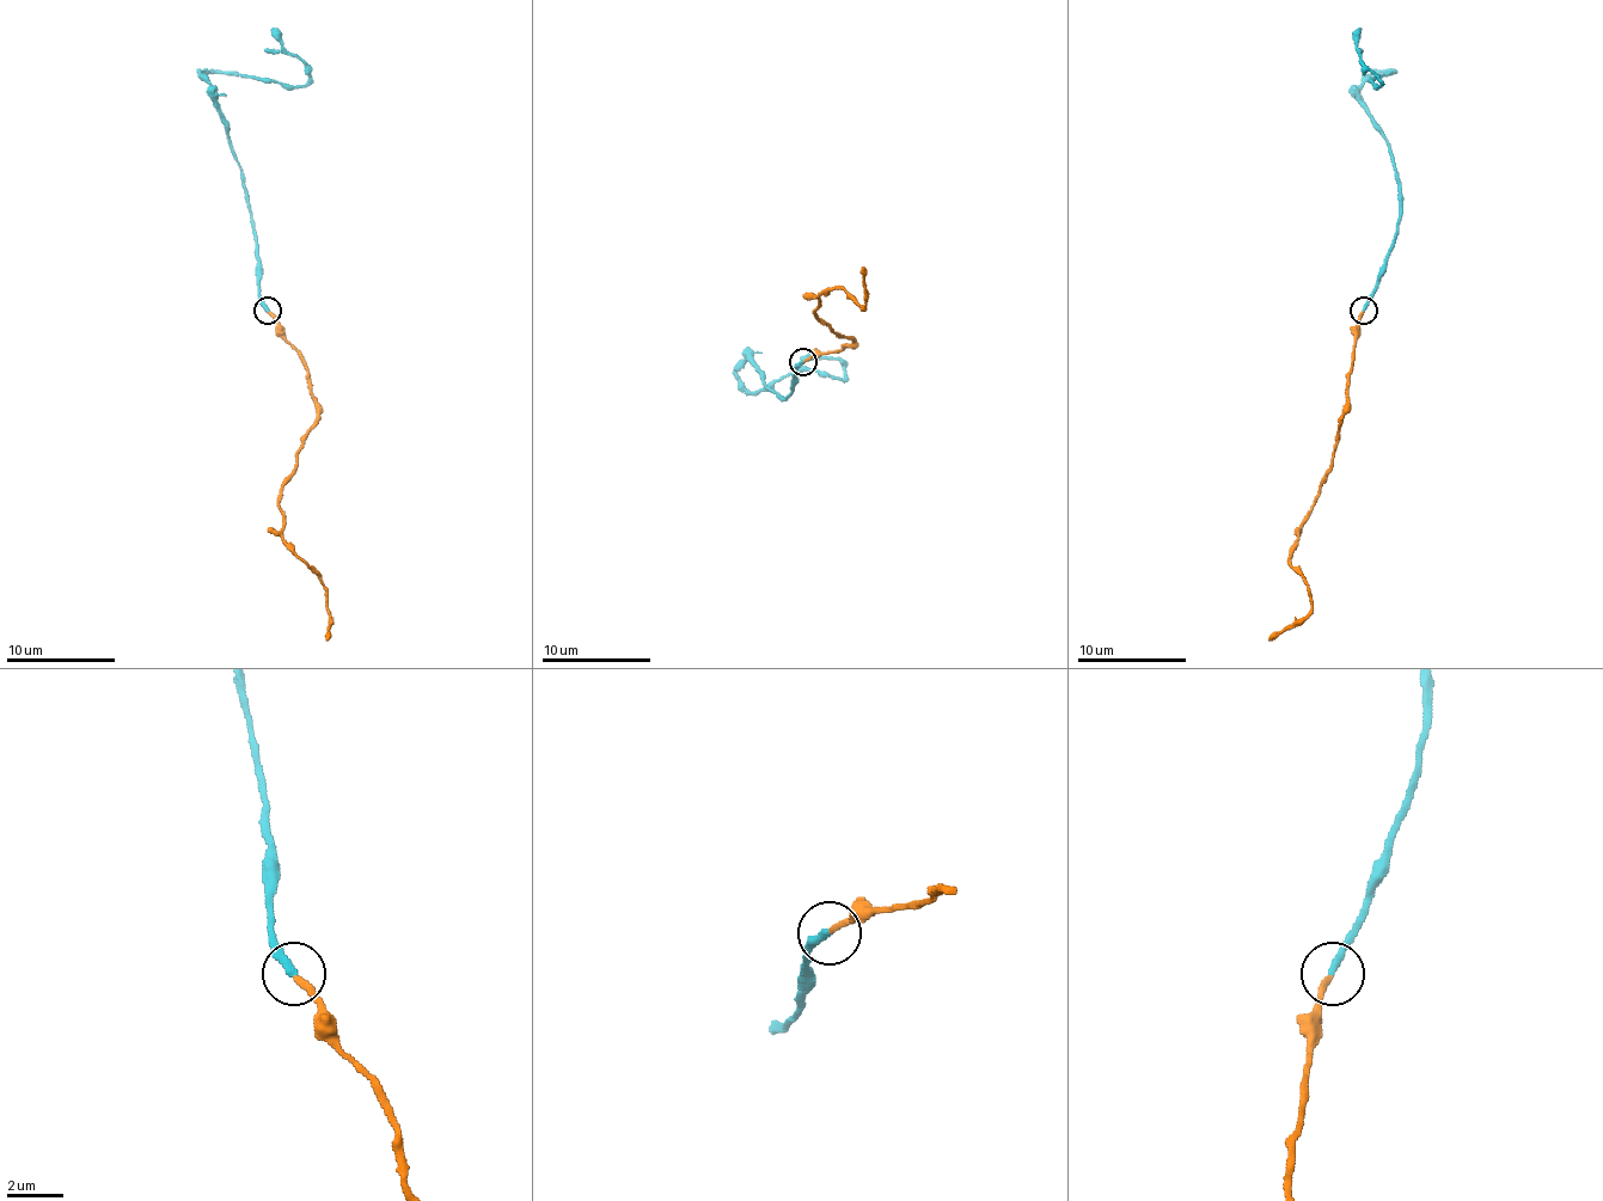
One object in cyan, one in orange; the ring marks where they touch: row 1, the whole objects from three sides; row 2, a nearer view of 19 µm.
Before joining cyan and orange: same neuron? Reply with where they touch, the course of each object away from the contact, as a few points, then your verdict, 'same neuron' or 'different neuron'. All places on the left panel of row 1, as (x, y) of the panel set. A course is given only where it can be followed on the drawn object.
at (268, 311); cyan runs (267, 311), (258, 292), (251, 206), (215, 95), (202, 72), (305, 83), (307, 67), (269, 29); orange runs (267, 311), (307, 371), (316, 406), (316, 422), (277, 509), (283, 539), (326, 593), (326, 639); same neuron

